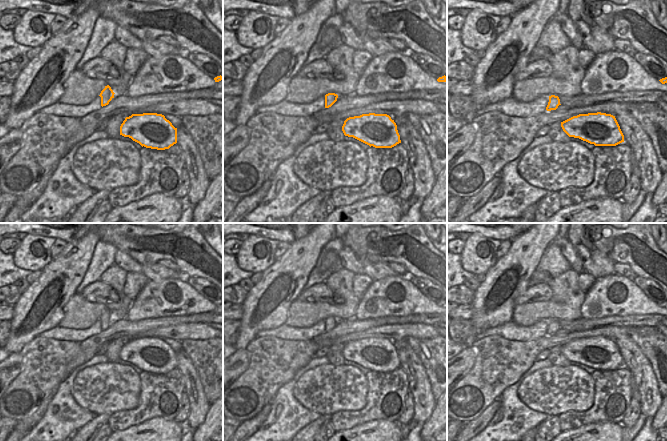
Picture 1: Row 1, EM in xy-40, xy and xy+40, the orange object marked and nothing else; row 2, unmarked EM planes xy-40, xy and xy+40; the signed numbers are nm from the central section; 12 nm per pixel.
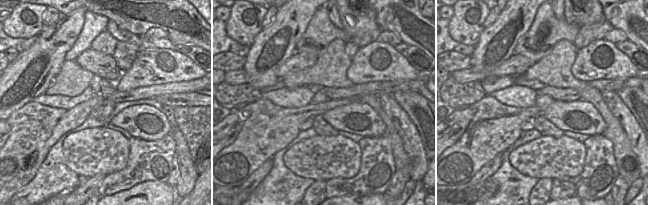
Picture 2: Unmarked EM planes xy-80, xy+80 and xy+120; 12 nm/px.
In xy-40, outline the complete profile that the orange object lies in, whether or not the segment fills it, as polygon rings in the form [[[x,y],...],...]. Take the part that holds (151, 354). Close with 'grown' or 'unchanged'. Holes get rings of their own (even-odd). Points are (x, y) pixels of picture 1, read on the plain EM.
[[[143,337],[126,341],[120,359],[129,361],[142,371],[165,374],[177,367],[177,352],[162,338]]] | unchanged

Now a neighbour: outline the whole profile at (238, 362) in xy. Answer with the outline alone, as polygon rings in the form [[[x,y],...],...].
[[[246,349],[236,350],[230,357],[223,360],[223,394],[248,368],[250,353]]]

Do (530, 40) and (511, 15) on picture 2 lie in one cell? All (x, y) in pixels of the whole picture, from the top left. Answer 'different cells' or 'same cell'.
different cells

